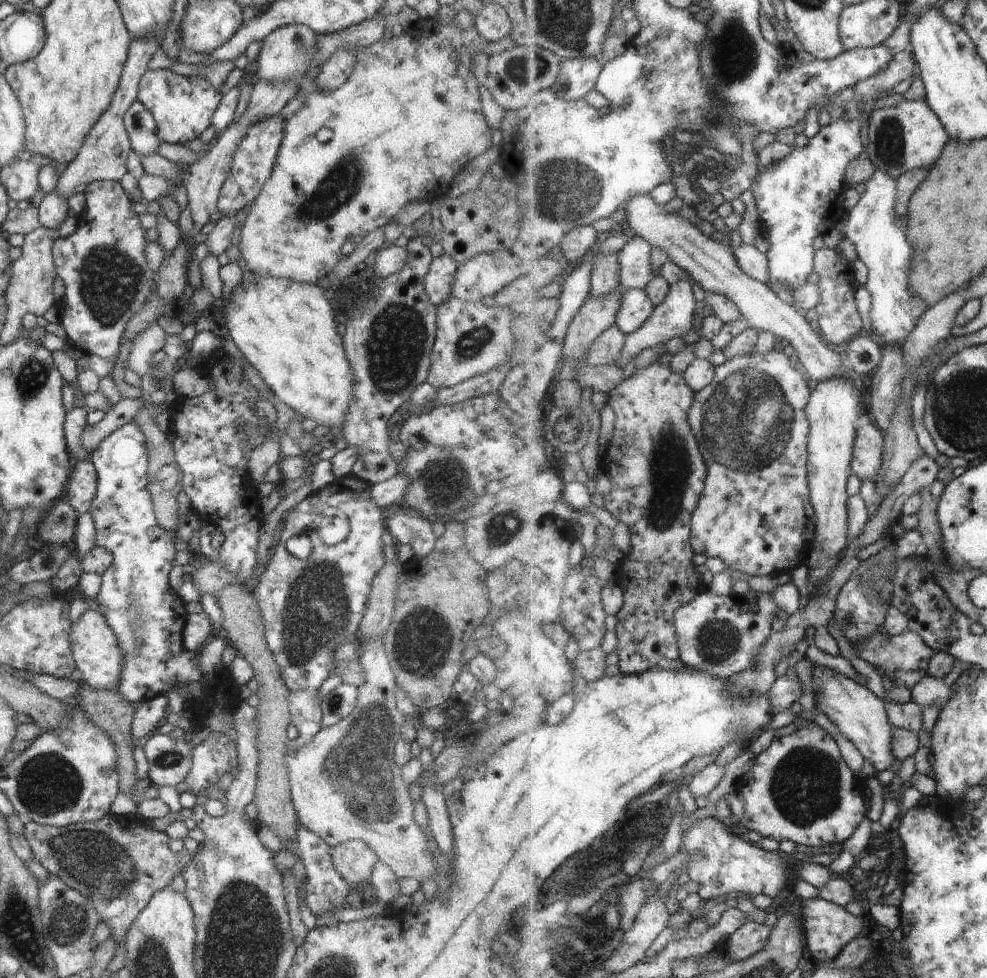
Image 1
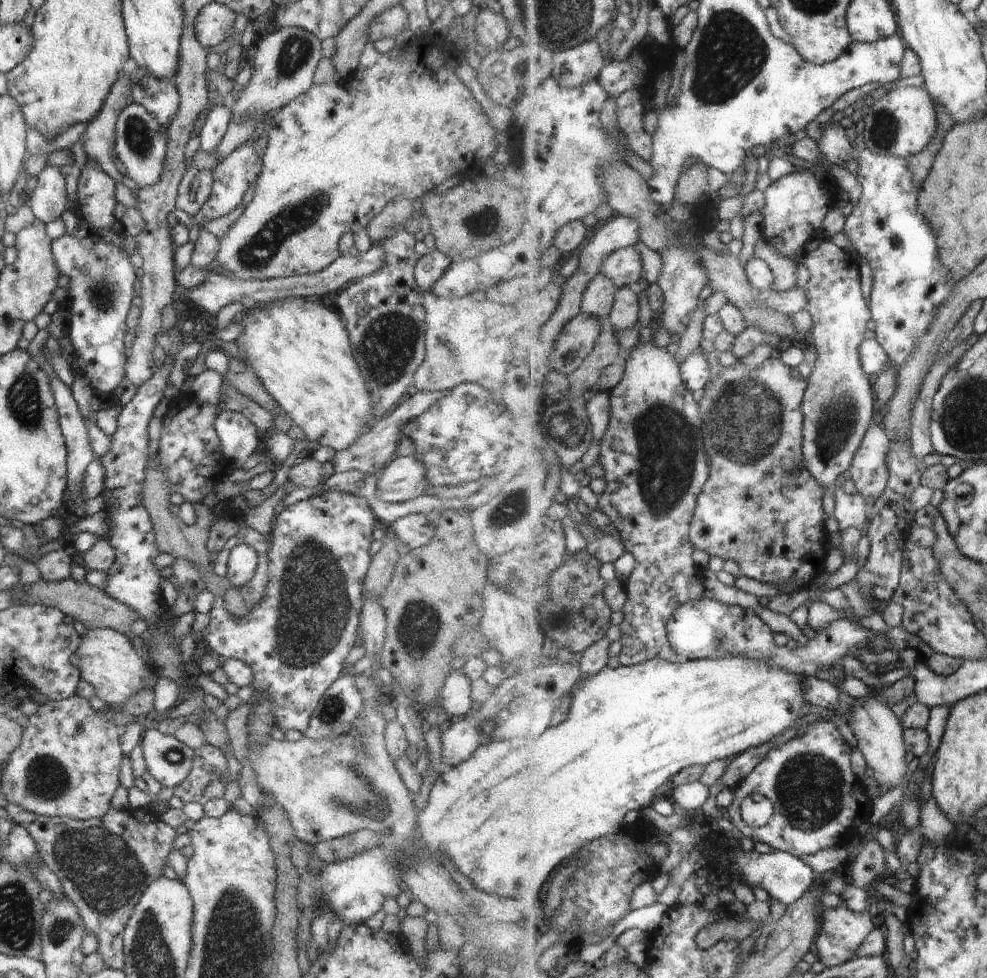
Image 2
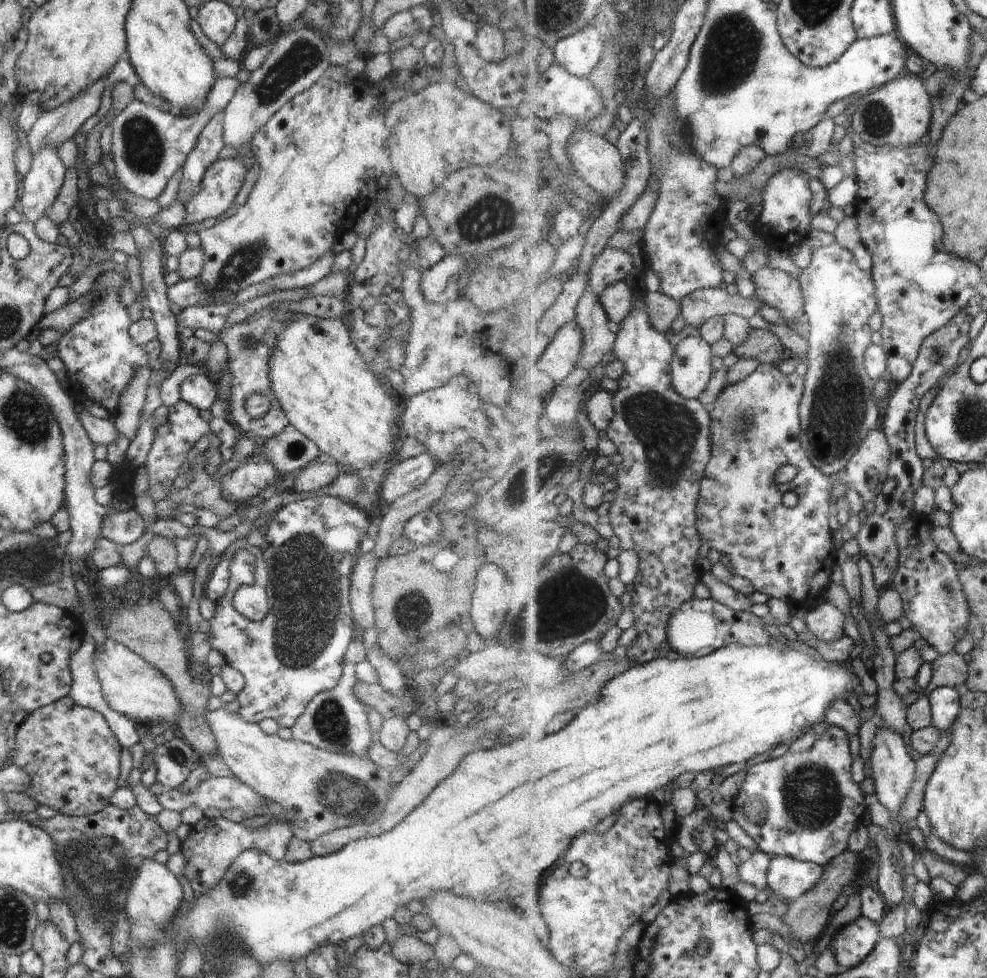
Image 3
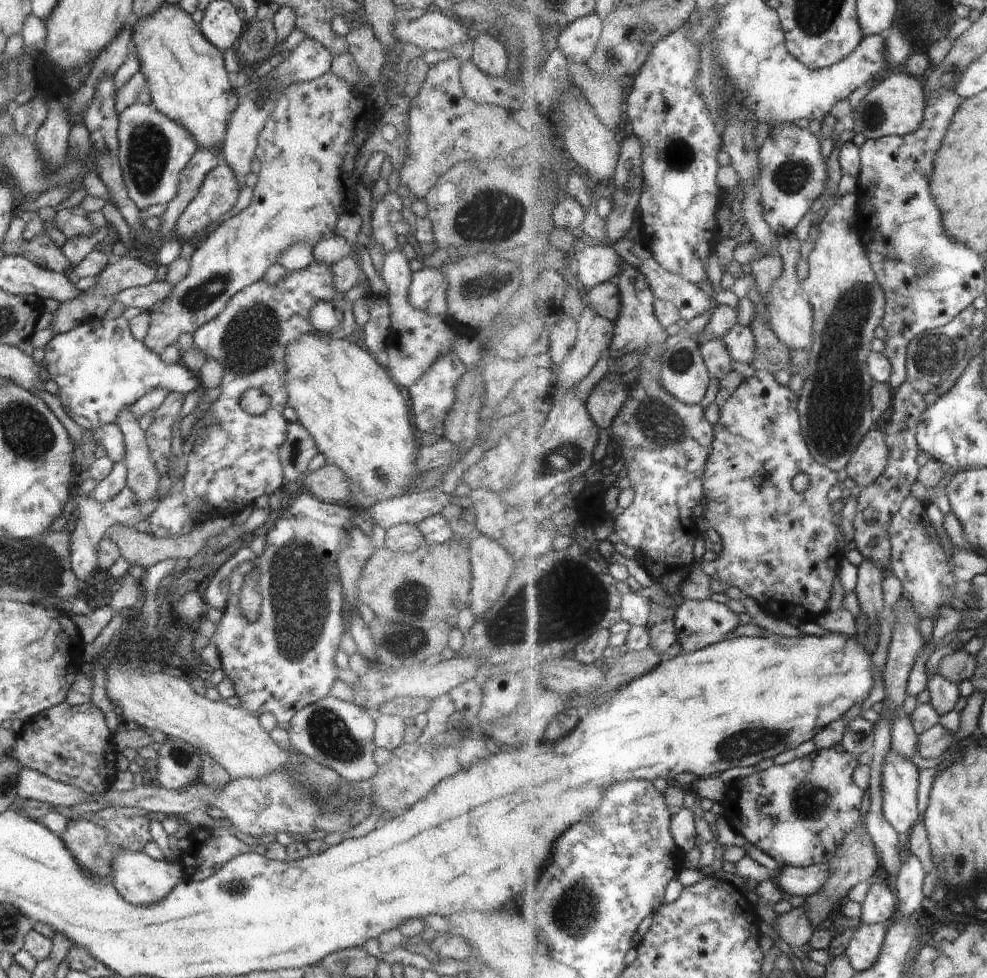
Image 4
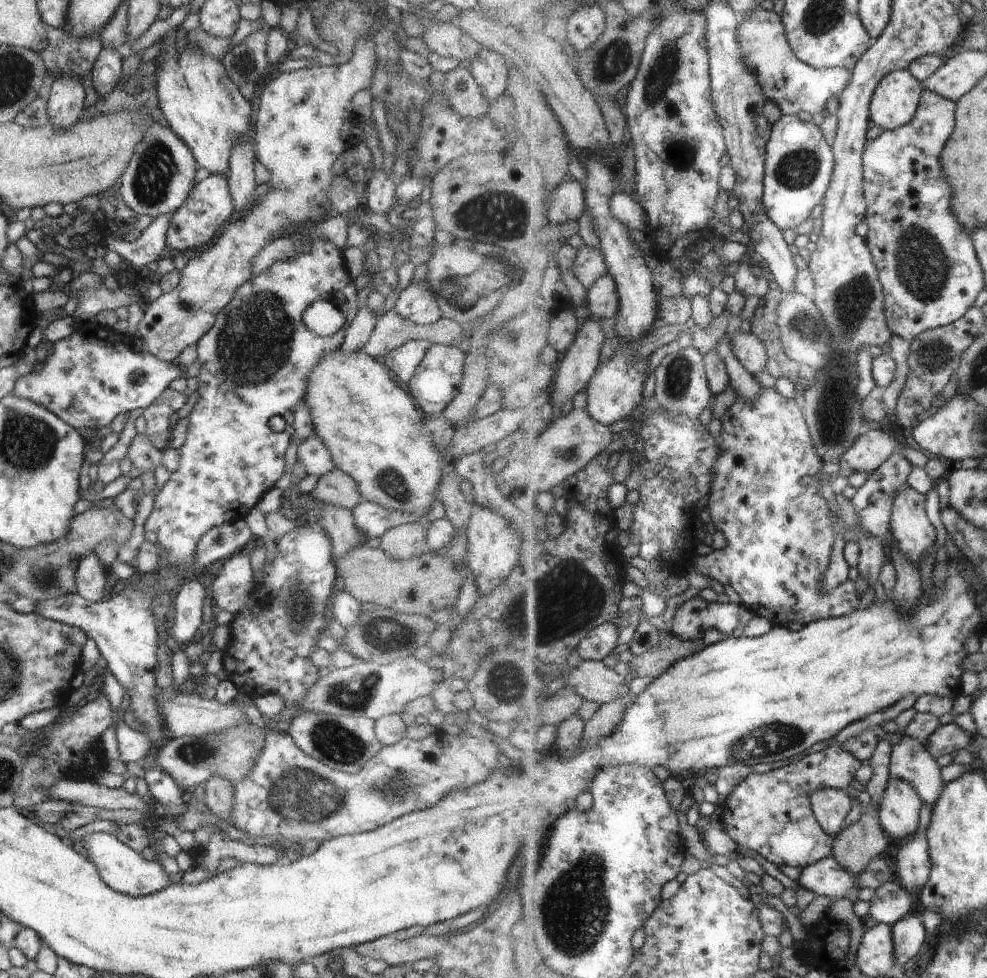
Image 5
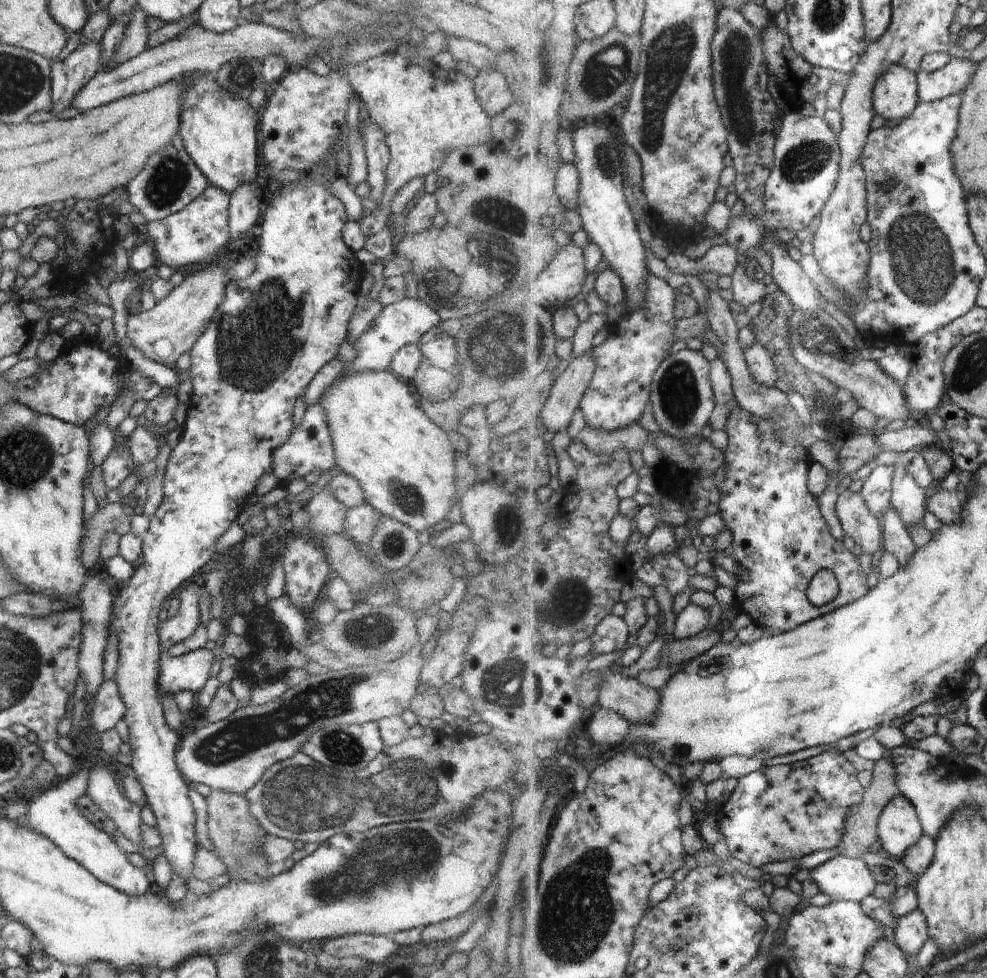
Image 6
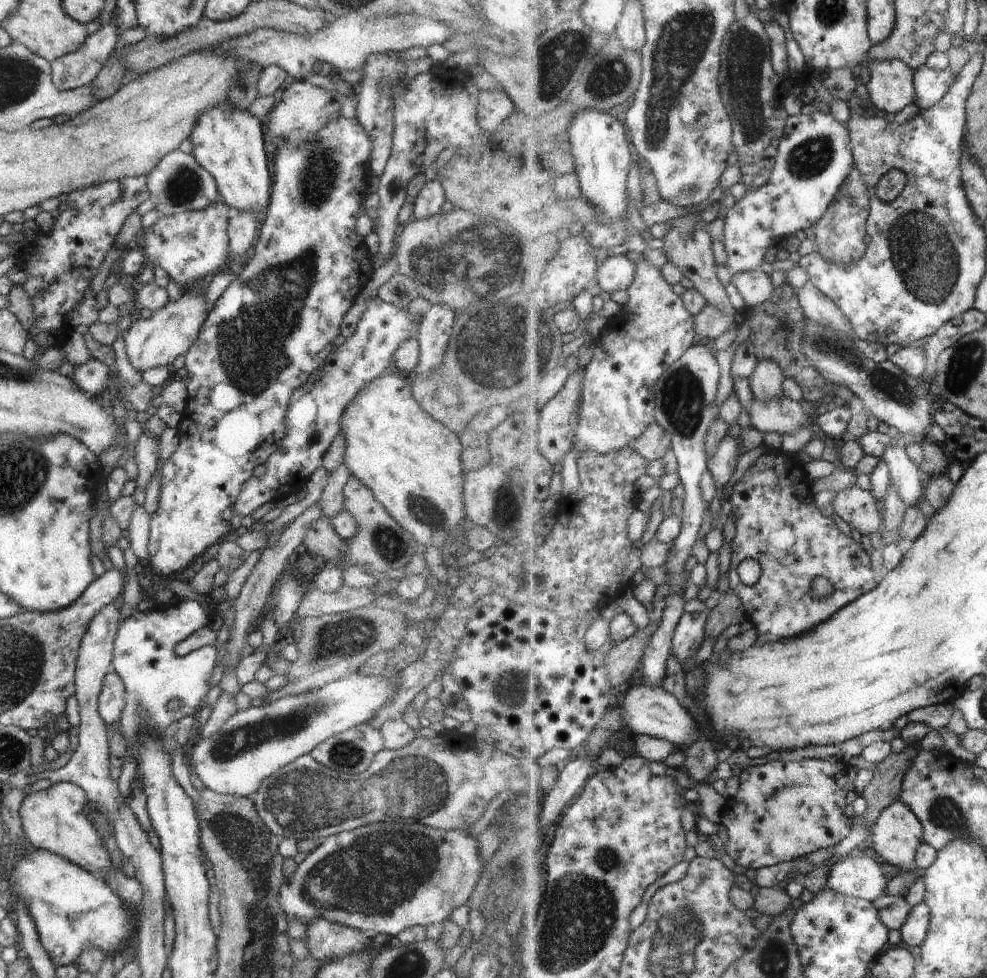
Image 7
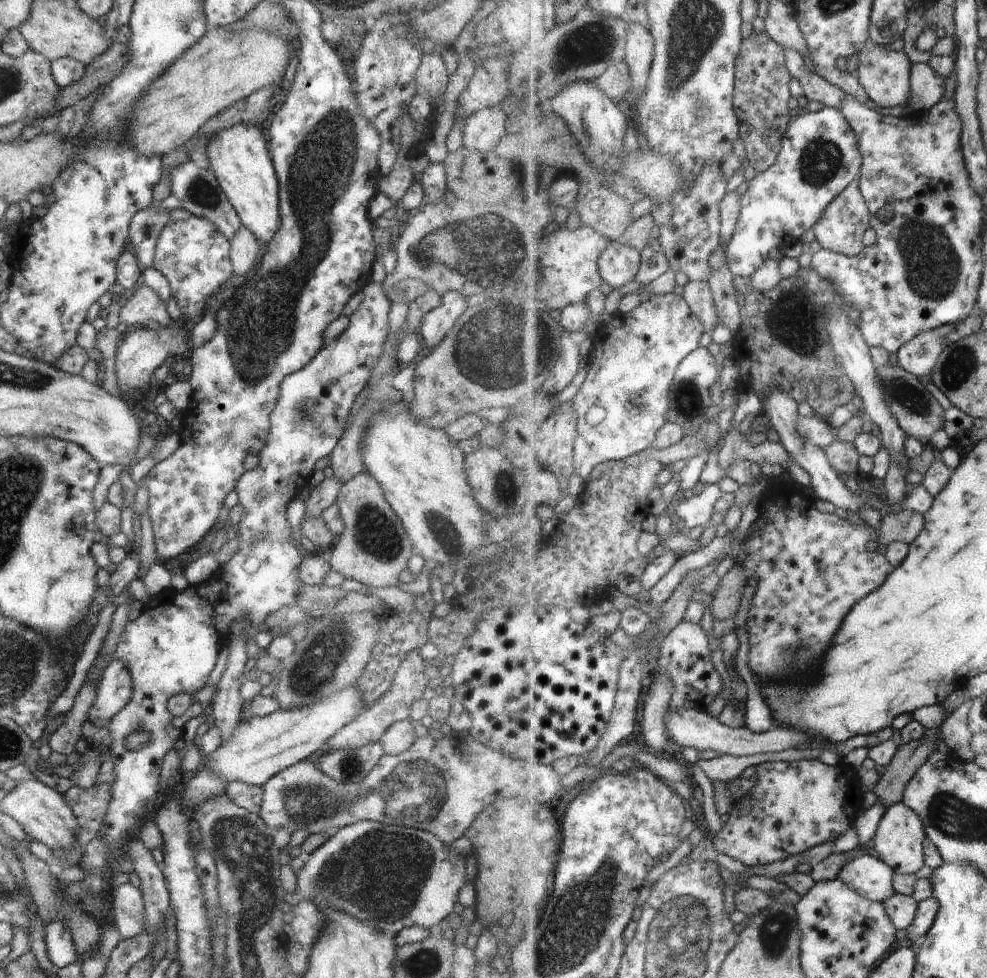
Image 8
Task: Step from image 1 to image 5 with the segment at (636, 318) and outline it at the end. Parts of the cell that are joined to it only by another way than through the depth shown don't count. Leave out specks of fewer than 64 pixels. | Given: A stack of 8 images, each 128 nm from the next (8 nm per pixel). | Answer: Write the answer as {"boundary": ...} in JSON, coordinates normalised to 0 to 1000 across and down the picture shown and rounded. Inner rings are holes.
{"boundary":[[[614,279],[598,297],[596,297],[597,316],[602,325],[615,325],[623,328],[629,316],[627,290],[622,281]]]}

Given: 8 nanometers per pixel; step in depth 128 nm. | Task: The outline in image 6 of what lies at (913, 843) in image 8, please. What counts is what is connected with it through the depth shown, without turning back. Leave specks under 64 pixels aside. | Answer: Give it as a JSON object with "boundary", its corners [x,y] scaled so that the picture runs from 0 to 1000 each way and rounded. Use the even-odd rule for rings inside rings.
{"boundary":[[[914,812],[904,818],[892,836],[892,869],[915,880],[936,855],[935,840],[928,823]]]}

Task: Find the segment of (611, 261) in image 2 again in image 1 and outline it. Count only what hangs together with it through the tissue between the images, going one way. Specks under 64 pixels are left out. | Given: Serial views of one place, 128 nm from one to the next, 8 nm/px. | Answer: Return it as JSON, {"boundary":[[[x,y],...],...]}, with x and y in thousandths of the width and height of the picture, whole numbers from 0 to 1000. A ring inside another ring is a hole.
{"boundary":[[[644,239],[629,256],[630,290],[639,296],[655,296],[665,284],[659,268],[663,253],[658,245]]]}

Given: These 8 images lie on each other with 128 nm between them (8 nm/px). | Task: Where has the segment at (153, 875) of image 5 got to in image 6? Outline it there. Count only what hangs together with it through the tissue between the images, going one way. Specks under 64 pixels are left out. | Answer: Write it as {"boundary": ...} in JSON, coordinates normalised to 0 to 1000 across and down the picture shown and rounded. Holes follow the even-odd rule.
{"boundary":[[[88,786],[77,789],[67,797],[59,797],[55,804],[32,816],[27,824],[26,847],[47,855],[53,863],[61,867],[66,875],[85,885],[98,900],[129,916],[145,916],[157,906],[152,903],[144,888],[138,885],[129,873],[109,853],[93,844],[79,828],[77,820],[88,811]]]}

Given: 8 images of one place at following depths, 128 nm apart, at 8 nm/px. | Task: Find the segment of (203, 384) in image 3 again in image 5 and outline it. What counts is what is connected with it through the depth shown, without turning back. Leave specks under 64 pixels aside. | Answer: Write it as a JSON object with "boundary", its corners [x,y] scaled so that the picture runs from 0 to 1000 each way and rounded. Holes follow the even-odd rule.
{"boundary":[[[95,327],[77,328],[79,333],[74,340],[53,351],[52,360],[45,365],[47,368],[40,382],[32,379],[18,385],[12,402],[22,407],[33,409],[45,414],[50,420],[60,425],[65,431],[76,439],[93,439],[109,436],[122,424],[128,424],[138,418],[147,418],[154,413],[175,389],[188,384],[189,380],[179,370],[165,369],[144,356],[138,360],[138,352],[124,348],[113,335],[103,334]]]}

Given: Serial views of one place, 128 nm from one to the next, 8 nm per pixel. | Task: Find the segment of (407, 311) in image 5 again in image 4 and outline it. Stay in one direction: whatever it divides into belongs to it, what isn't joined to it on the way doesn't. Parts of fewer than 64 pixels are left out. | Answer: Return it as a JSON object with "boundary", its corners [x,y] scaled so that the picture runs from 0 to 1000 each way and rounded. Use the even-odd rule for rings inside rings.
{"boundary":[[[428,273],[417,279],[413,305],[419,315],[437,322],[452,321],[452,298],[455,292],[447,274]]]}

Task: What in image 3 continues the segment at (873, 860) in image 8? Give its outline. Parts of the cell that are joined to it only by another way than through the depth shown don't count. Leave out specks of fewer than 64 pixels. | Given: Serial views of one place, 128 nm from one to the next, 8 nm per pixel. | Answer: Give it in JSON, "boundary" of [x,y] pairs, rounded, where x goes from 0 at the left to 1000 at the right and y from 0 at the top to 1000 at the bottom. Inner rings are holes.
{"boundary":[[[800,874],[782,876],[778,895],[780,912],[802,923],[829,906],[836,892],[836,887],[829,882],[809,879]]]}

